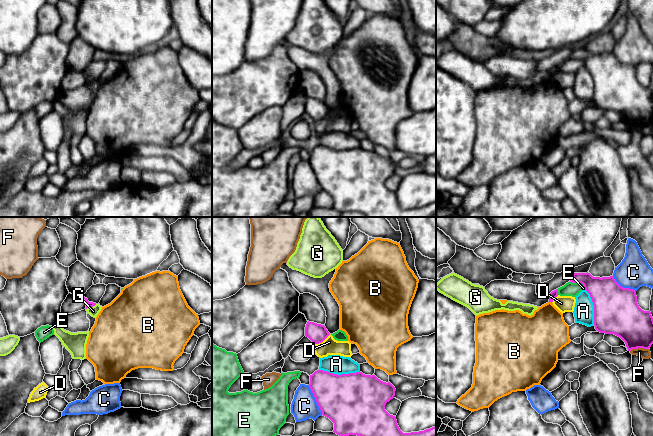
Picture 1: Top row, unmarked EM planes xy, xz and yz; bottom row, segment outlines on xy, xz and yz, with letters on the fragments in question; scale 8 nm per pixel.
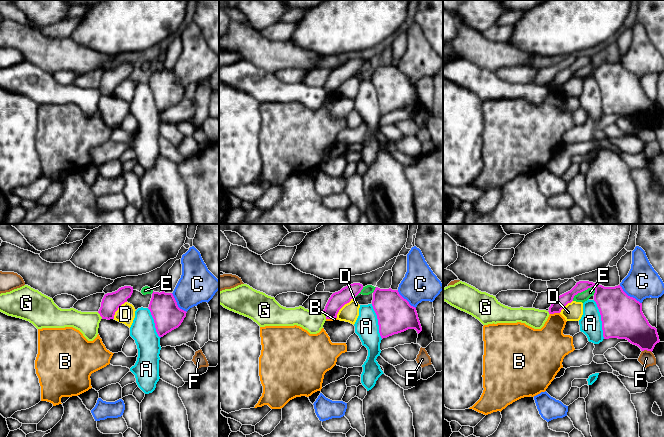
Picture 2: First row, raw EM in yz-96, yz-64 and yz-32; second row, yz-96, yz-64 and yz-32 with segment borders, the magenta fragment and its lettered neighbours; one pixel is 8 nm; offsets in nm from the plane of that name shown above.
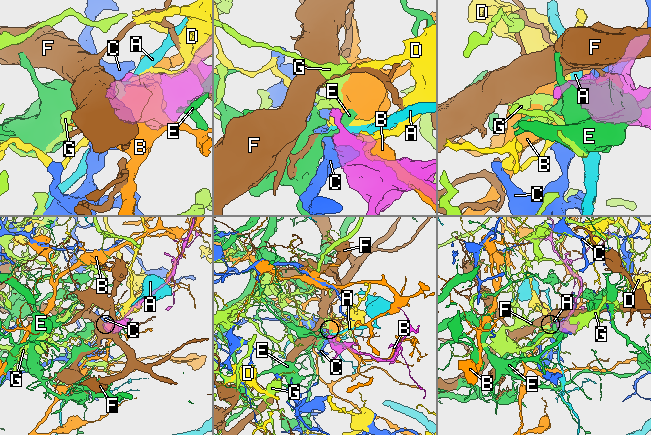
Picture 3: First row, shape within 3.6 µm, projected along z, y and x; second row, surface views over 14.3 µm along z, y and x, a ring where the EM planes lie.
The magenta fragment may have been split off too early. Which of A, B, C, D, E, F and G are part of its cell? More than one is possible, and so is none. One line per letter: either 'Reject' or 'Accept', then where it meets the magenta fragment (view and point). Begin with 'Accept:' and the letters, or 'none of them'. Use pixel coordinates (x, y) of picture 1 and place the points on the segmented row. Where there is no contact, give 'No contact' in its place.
Accept: none of them
A: Reject. Touches magenta at xz (339, 375)
B: Reject. Touches magenta at yz (550, 301)
C: Reject. Touches magenta at xz (316, 400)
D: Reject. Touches magenta at xz (322, 341)
E: Reject. Touches magenta at yz (578, 282)
F: Reject. Touches magenta at yz (639, 347)
G: Reject. Touches magenta at xy (91, 306)

